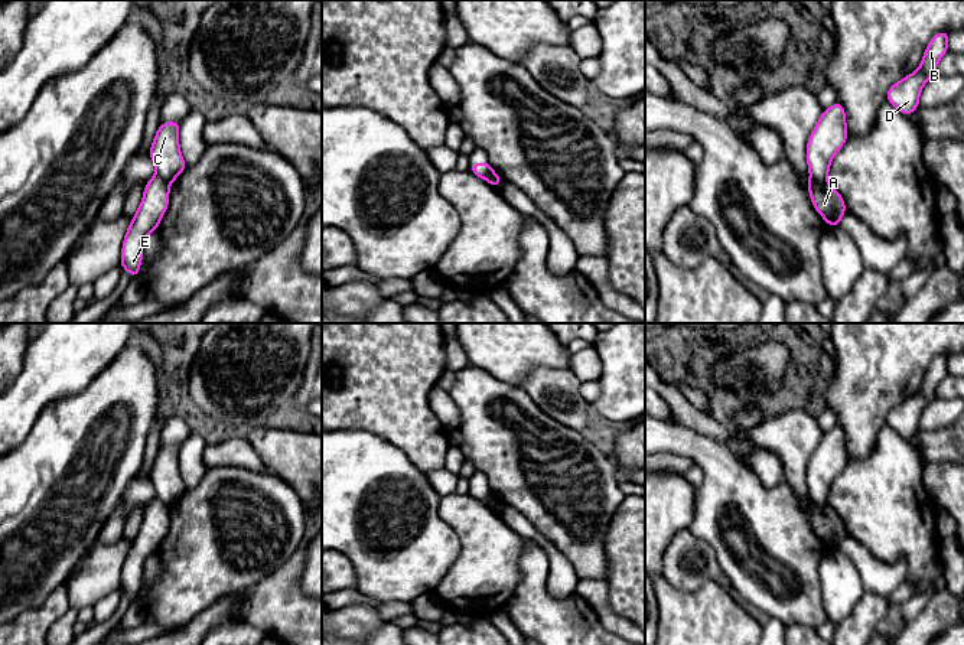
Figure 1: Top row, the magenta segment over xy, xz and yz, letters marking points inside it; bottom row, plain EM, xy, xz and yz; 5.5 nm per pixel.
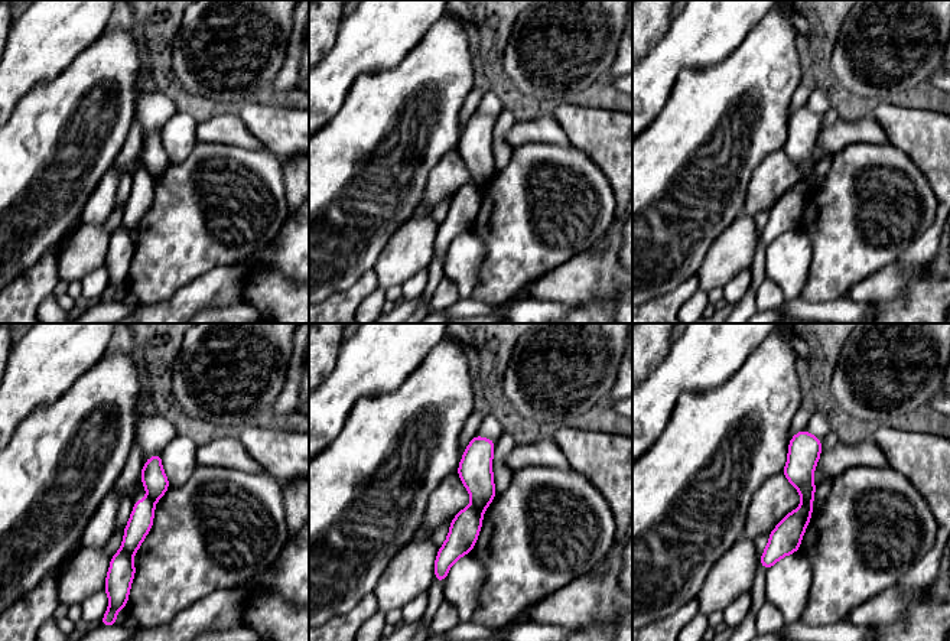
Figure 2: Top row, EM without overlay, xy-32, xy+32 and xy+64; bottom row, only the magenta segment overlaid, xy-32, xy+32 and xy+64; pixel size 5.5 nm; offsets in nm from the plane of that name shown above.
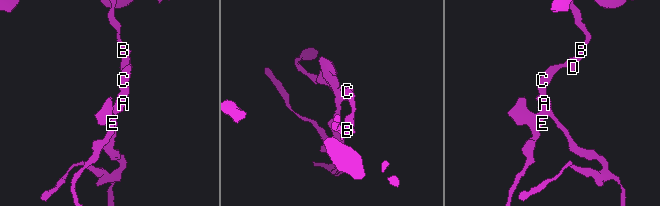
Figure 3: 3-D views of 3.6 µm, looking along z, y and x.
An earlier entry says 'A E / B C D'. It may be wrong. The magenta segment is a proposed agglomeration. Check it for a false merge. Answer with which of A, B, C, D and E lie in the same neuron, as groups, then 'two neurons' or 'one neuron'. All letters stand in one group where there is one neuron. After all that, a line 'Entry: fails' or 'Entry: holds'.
A E / B C D | two neurons
Entry: holds

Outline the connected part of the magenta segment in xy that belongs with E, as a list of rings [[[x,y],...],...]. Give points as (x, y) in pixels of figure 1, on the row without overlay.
[[[156,496],[144,509],[141,527],[126,556],[120,590],[139,600],[144,561],[154,556],[169,530],[169,508]]]

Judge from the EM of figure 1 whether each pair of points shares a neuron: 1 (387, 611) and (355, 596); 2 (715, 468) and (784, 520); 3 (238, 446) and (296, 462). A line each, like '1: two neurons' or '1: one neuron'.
1: one neuron
2: one neuron
3: two neurons

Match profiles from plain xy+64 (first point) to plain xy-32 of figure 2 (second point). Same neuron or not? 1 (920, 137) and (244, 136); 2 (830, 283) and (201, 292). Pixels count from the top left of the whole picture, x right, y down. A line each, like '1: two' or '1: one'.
1: two
2: two

